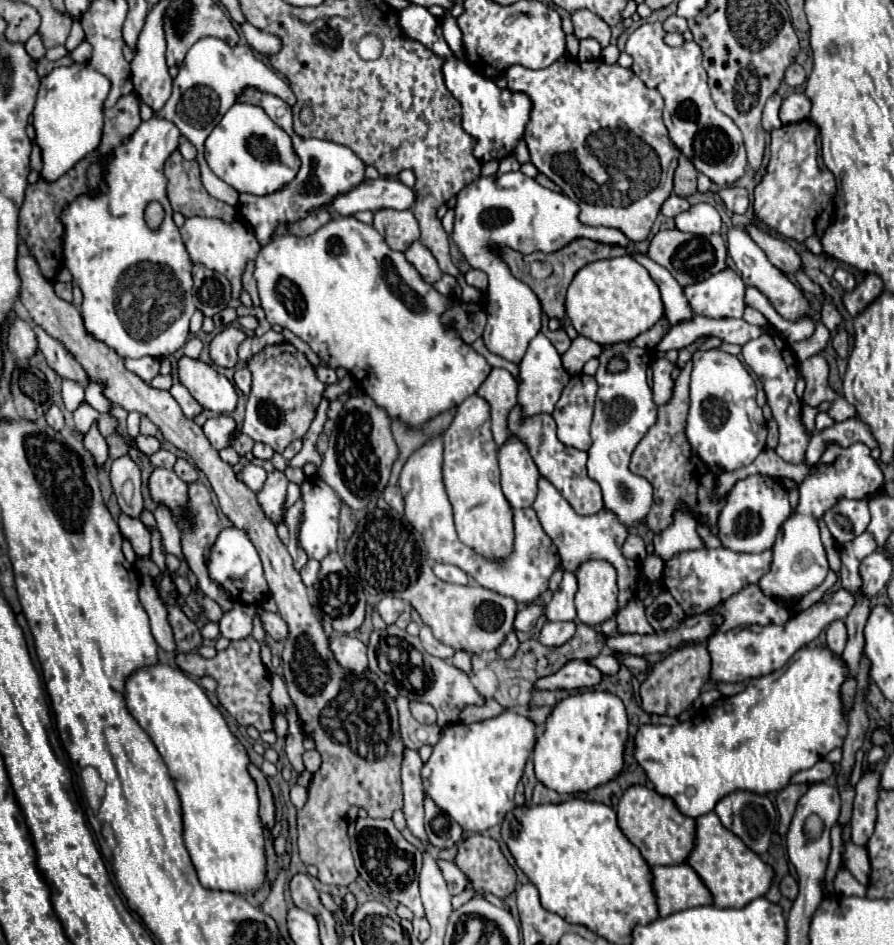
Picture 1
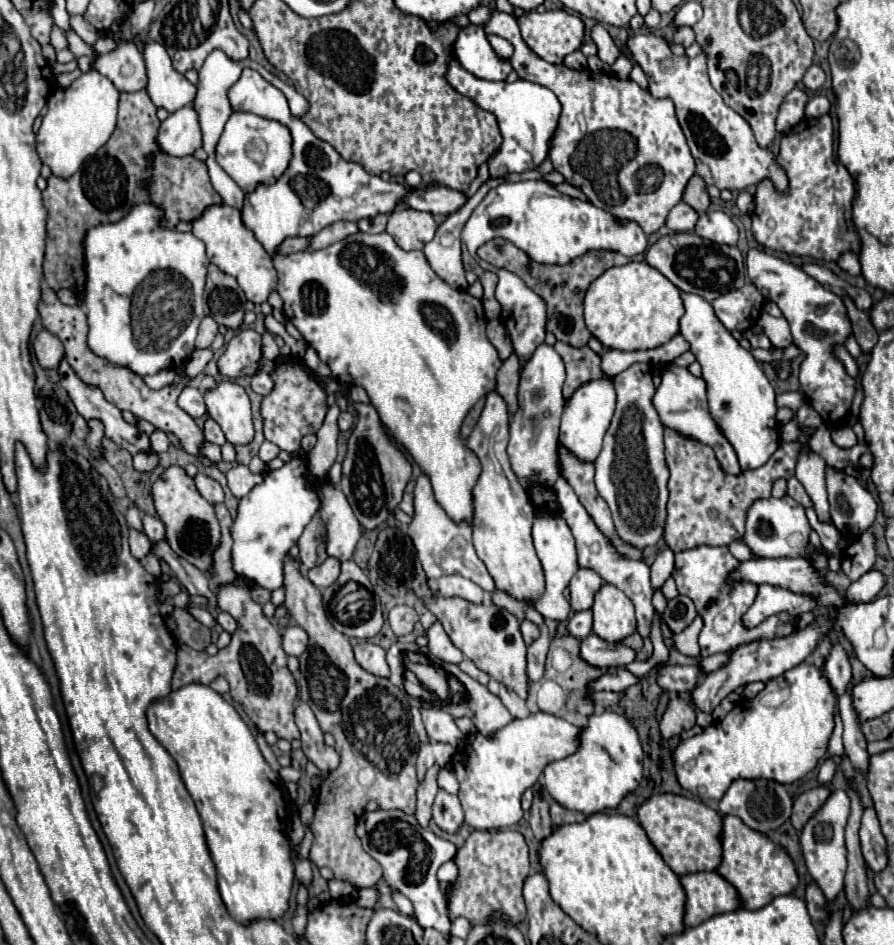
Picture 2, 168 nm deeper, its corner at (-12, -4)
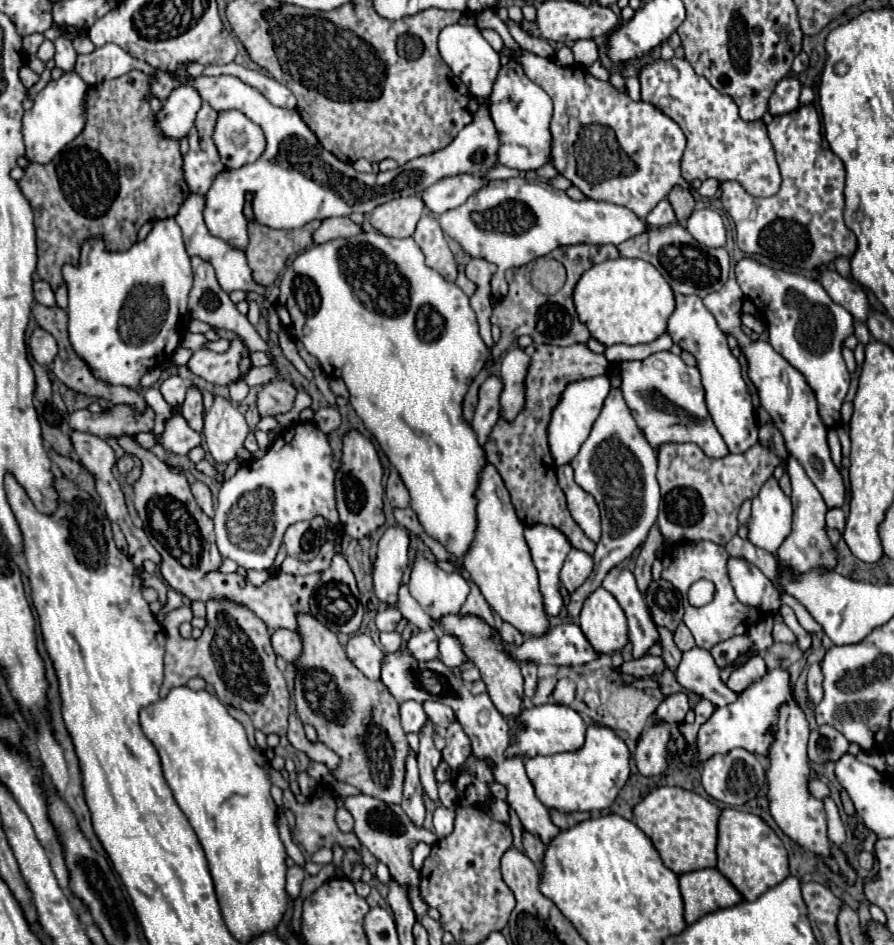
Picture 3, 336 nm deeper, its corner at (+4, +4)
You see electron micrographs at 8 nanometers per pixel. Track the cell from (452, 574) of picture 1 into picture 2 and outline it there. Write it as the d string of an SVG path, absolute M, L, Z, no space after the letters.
M446 575L438 579L438 595L440 597L460 597L470 603L482 603L484 591L480 585L476 585L470 579L464 579L460 575Z

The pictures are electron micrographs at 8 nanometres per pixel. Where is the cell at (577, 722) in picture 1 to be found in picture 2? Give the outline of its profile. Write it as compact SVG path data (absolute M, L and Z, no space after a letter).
M594 713L588 727L582 731L580 749L562 759L550 763L542 773L542 785L546 793L562 807L594 815L604 809L614 809L628 797L642 779L642 745L632 723L620 713Z

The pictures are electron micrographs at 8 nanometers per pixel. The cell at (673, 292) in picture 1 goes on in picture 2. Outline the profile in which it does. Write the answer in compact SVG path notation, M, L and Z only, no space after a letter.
M682 293L682 299L684 299L686 313L680 319L680 335L690 343L690 351L694 353L696 361L702 365L702 377L708 383L708 405L710 405L712 417L716 419L716 423L720 423L720 431L728 435L728 441L732 443L738 455L740 467L744 471L762 467L780 445L778 425L776 425L776 393L772 385L768 383L764 371L758 367L758 361L752 357L750 351L740 347L740 343L732 337L732 333L720 323L712 305L706 299L700 299L700 295Z

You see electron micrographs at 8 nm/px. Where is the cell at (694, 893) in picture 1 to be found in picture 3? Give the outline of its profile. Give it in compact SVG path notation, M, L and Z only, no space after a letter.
M698 869L682 873L678 879L688 925L710 911L732 907L736 901L742 901L742 895L738 893L736 897L734 885L718 869Z

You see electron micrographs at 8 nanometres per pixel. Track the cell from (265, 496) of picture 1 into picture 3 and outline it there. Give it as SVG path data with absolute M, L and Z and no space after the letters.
M298 423L284 433L292 433L292 439L280 435L262 459L242 463L218 493L214 515L218 551L244 569L268 571L274 565L284 531L296 521L322 515L330 527L340 527L334 501L334 469L330 467L332 449L326 433L314 423Z

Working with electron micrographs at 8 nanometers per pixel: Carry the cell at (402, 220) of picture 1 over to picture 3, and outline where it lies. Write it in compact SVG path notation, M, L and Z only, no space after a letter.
M418 195L392 199L372 211L370 225L386 237L412 237L422 211L424 203Z

